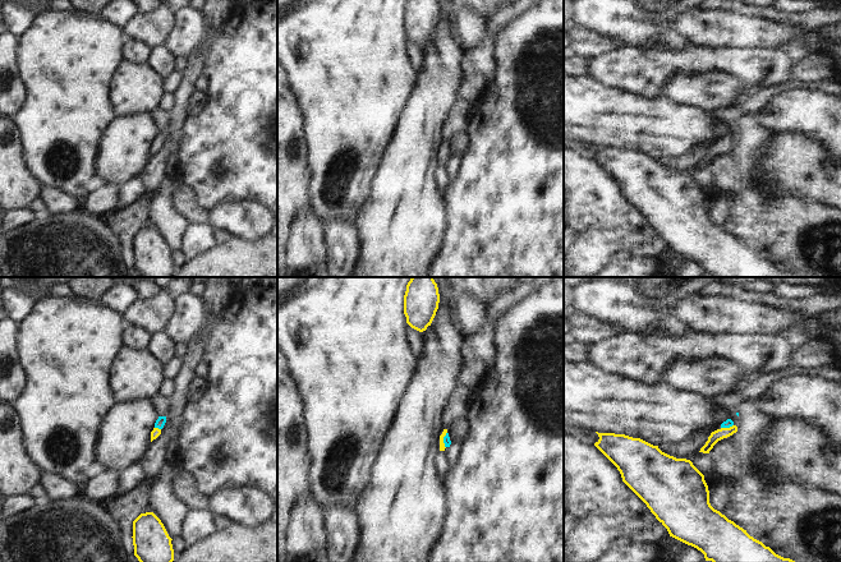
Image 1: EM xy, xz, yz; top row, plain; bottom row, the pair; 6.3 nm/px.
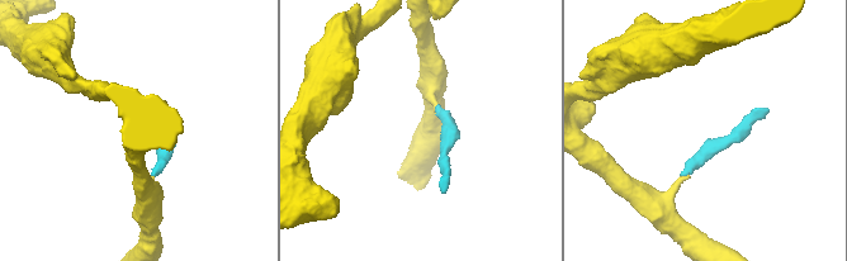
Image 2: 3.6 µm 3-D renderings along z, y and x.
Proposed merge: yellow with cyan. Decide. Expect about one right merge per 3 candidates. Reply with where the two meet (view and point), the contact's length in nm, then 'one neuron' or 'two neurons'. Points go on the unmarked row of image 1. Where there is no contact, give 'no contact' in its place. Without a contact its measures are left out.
meets yellow in xz at (442, 153); contact 100 nm long; one neuron

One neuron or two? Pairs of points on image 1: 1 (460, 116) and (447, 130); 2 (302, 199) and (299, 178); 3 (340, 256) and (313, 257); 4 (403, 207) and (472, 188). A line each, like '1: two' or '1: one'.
1: one
2: one
3: two
4: two

